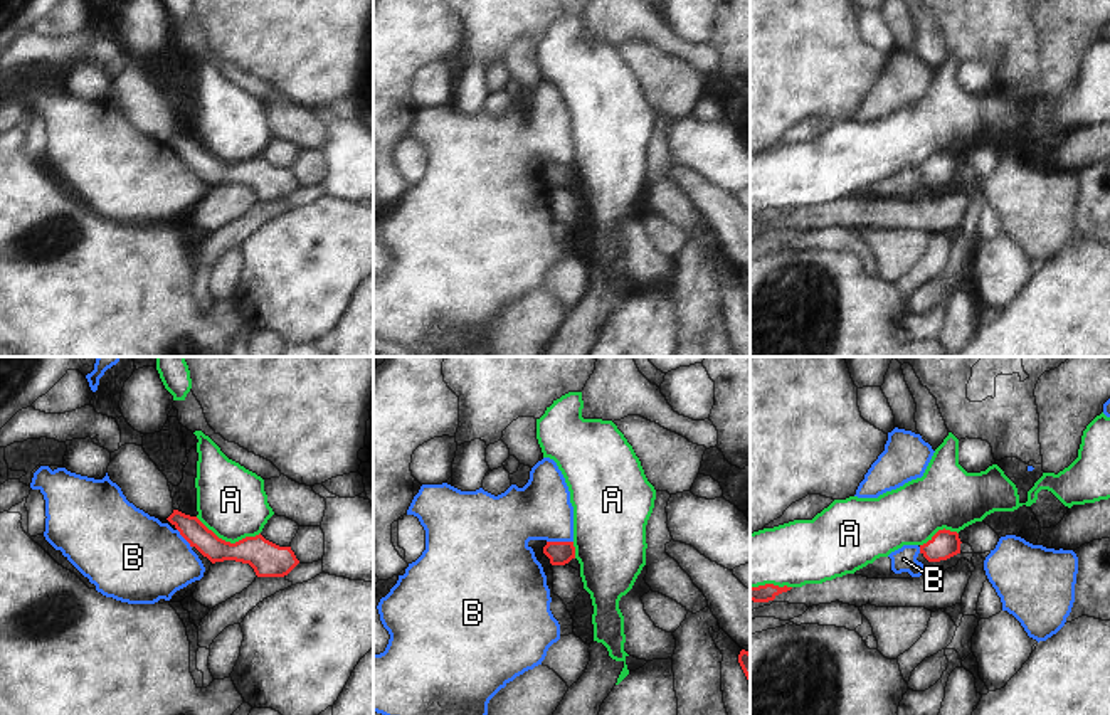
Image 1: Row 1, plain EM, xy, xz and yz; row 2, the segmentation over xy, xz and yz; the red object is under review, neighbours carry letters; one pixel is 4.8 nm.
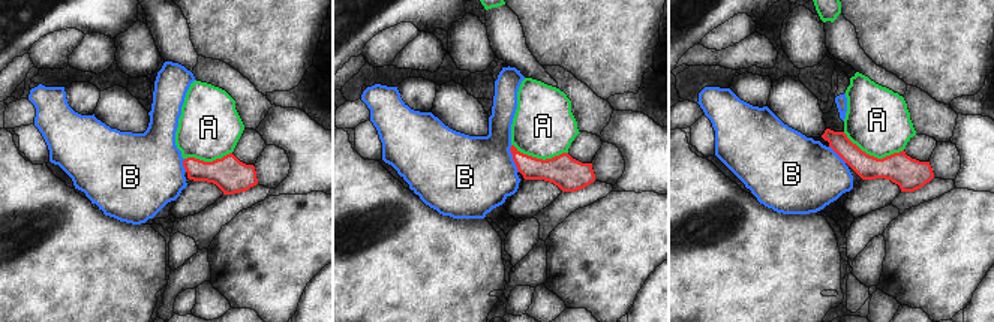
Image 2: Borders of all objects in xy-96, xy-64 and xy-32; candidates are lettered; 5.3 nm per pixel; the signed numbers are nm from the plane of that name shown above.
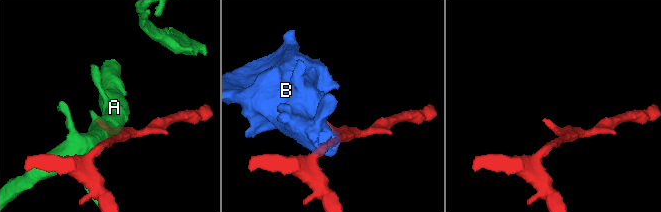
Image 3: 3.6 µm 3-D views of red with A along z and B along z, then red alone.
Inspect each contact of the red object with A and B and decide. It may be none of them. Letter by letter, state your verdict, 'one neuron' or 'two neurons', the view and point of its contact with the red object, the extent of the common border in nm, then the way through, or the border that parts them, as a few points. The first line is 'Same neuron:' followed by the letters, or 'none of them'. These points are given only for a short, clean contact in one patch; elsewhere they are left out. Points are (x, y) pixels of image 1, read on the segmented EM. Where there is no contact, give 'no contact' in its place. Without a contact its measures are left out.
Same neuron: none of them
A: two neurons | xy (227, 542) | 320 nm
B: two neurons | xz (560, 542) | 130 nm | along xz (547, 540), (572, 542)

